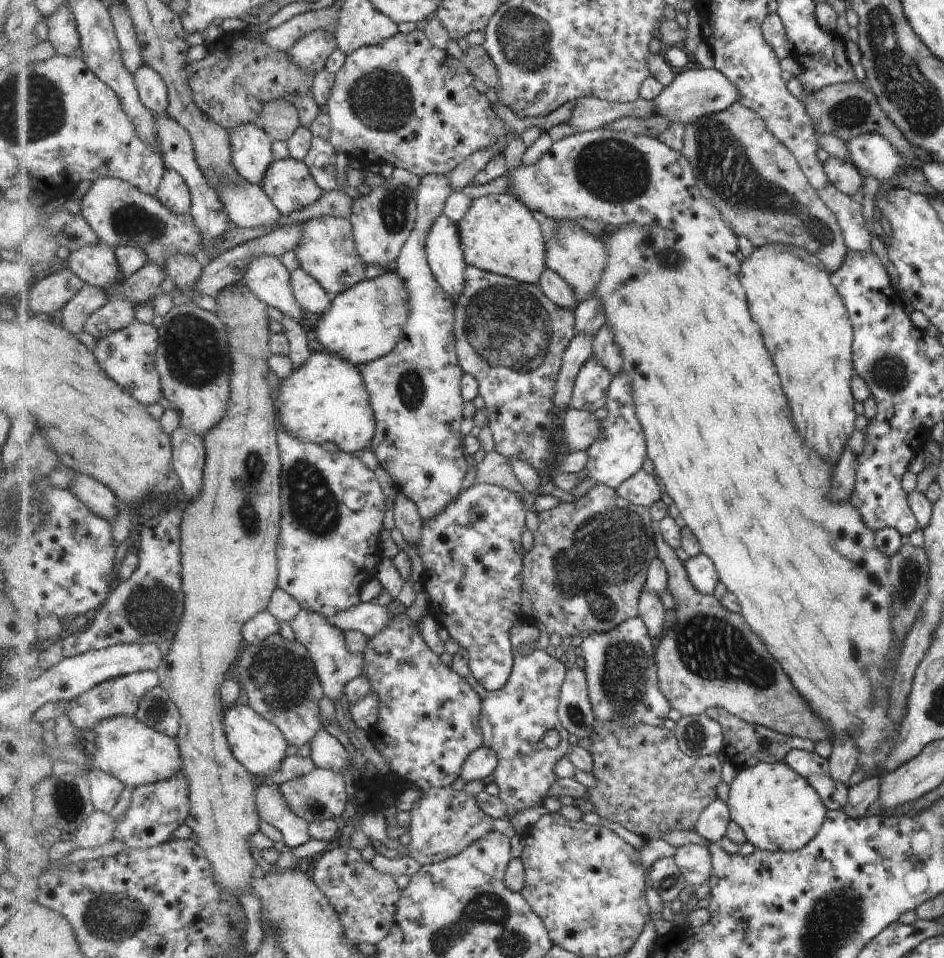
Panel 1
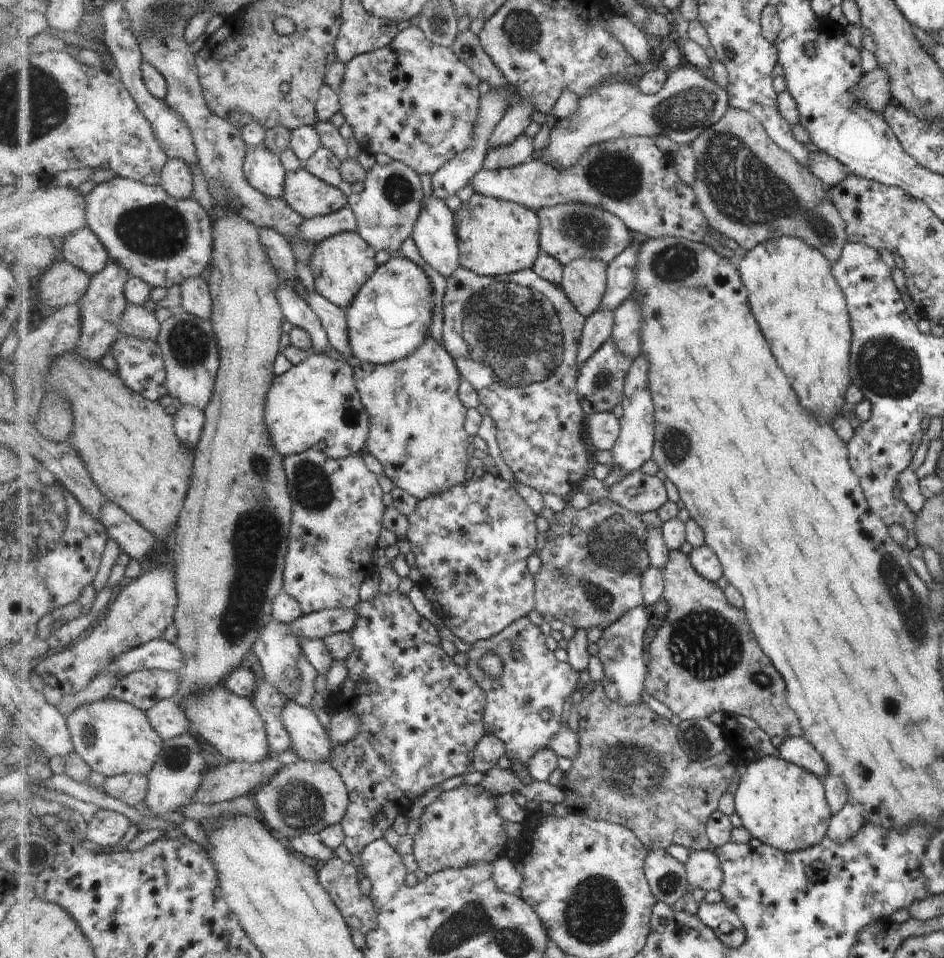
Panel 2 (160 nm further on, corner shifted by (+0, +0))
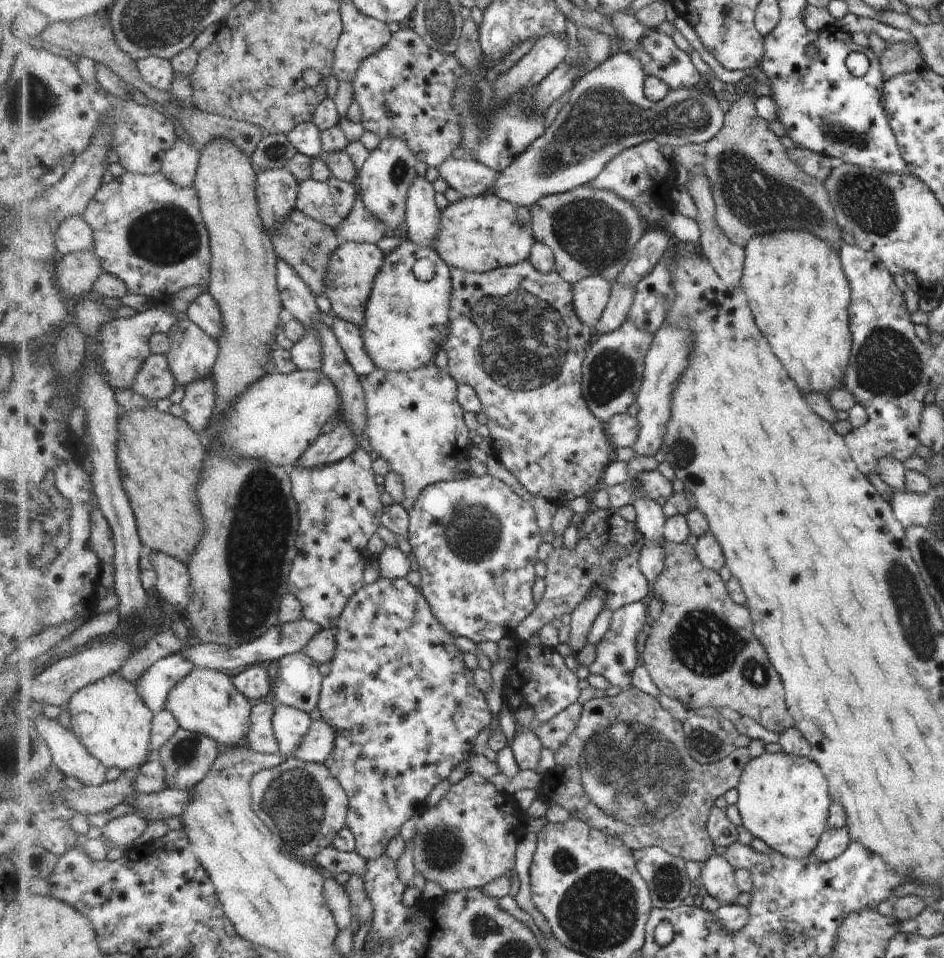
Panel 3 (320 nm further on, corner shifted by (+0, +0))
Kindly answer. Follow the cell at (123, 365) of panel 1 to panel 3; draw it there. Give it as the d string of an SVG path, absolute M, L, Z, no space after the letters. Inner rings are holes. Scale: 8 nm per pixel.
M152 354L137 375L133 391L155 403L161 398L169 399L176 389L176 383L168 357Z

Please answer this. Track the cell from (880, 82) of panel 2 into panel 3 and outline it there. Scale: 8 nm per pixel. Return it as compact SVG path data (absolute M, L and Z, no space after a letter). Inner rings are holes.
M911 43L886 46L878 58L884 80L899 73L917 70L924 64L920 50Z

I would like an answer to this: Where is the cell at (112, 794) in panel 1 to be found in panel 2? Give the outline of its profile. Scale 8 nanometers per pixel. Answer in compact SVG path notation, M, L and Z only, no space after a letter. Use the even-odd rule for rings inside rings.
M137 773L115 775L106 780L103 788L107 795L133 806L144 802L149 786L148 776Z

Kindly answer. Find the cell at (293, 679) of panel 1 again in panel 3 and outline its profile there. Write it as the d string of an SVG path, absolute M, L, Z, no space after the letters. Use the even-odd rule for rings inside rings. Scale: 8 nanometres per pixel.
M260 702L252 710L252 727L248 732L247 746L264 755L277 755L280 740L274 729L274 703Z

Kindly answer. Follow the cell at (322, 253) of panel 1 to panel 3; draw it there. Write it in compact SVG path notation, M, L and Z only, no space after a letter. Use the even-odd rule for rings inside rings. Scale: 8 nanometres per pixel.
M349 241L335 251L325 277L325 295L332 302L332 307L339 318L356 324L359 328L365 324L368 300L385 261L385 254L373 243Z

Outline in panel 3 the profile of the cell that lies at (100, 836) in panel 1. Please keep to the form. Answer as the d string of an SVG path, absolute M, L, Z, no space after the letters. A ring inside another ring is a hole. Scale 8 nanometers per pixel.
M135 813L121 815L109 821L102 828L102 833L117 847L129 849L135 840L139 840L147 832L147 820Z

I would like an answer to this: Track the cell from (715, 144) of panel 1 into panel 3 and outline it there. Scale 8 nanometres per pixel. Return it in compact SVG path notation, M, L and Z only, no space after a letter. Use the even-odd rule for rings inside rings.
M750 92L735 101L721 132L706 143L708 157L703 165L710 178L719 226L731 242L746 249L754 236L780 230L809 231L831 248L843 246L834 208L822 182L810 177L790 156L788 148L769 130L755 110Z

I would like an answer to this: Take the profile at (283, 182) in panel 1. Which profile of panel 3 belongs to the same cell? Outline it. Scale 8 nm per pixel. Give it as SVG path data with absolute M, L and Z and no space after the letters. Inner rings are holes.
M331 176L326 181L313 178L300 183L297 210L337 230L354 209L359 188Z

